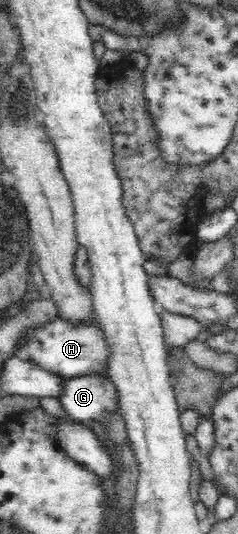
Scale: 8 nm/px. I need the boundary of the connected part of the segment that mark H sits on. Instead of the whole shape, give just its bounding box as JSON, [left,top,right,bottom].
[28,317,110,379]

